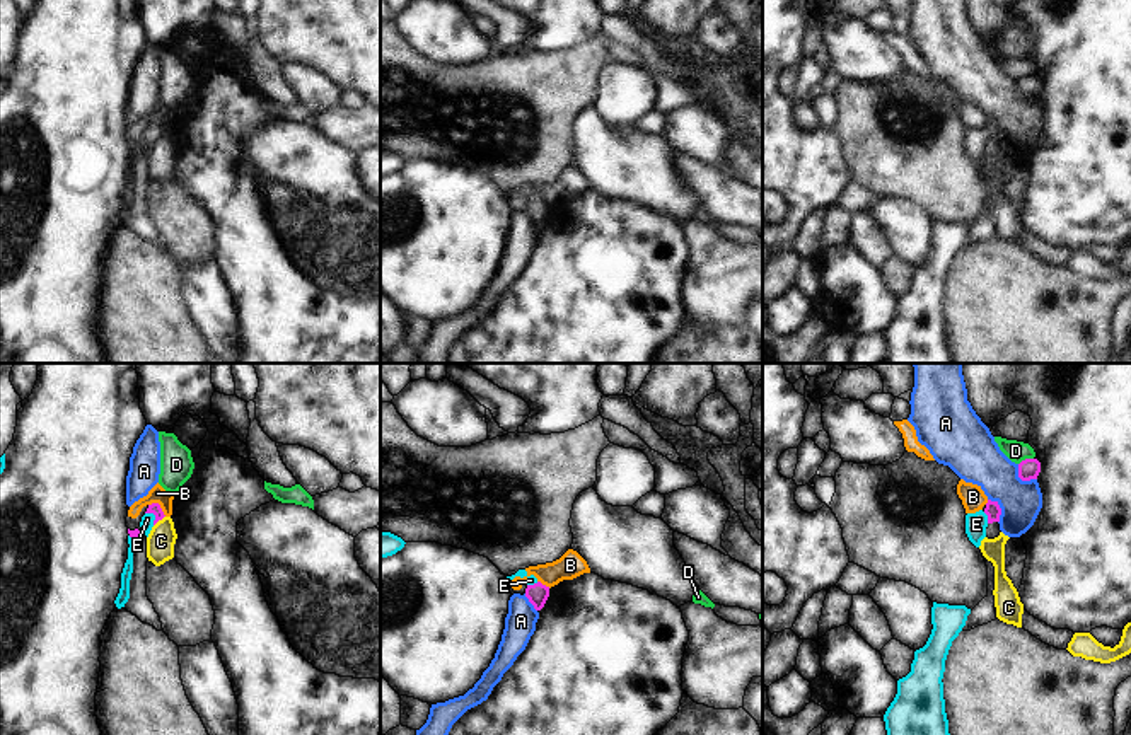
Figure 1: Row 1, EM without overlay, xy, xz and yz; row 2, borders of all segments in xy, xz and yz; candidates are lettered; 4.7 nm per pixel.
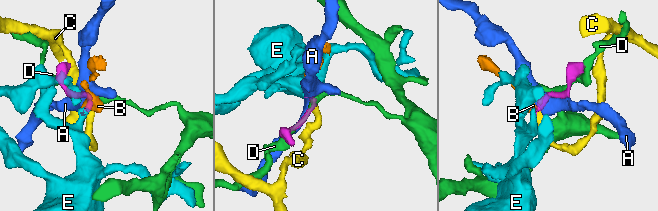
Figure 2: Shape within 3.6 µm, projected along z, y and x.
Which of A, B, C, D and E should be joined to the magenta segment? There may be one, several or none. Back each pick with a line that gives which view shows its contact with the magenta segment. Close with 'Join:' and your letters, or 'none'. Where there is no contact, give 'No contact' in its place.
E: Touches magenta in xy
Join: E.

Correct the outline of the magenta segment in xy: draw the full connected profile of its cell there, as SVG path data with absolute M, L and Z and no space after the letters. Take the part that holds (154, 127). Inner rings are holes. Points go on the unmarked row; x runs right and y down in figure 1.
M152 121L148 123L145 133L142 135L140 145L142 145L142 152L145 152L148 155L152 145L162 138L165 133L160 126L159 121Z

